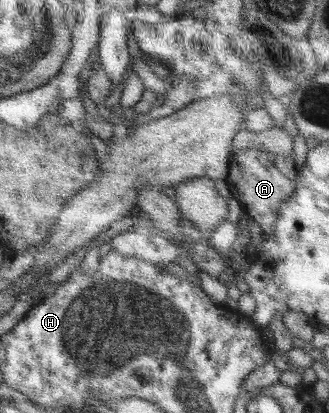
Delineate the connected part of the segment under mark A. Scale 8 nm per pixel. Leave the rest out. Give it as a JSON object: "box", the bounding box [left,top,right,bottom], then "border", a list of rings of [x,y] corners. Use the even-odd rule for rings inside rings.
{"box":[225,148,294,233],"border":[[[241,148],[236,153],[231,153],[229,170],[225,178],[227,187],[231,195],[239,203],[239,207],[260,227],[265,233],[274,231],[276,215],[286,201],[288,195],[294,195],[294,181],[286,178],[273,162],[267,158],[267,153],[254,148]]]}

